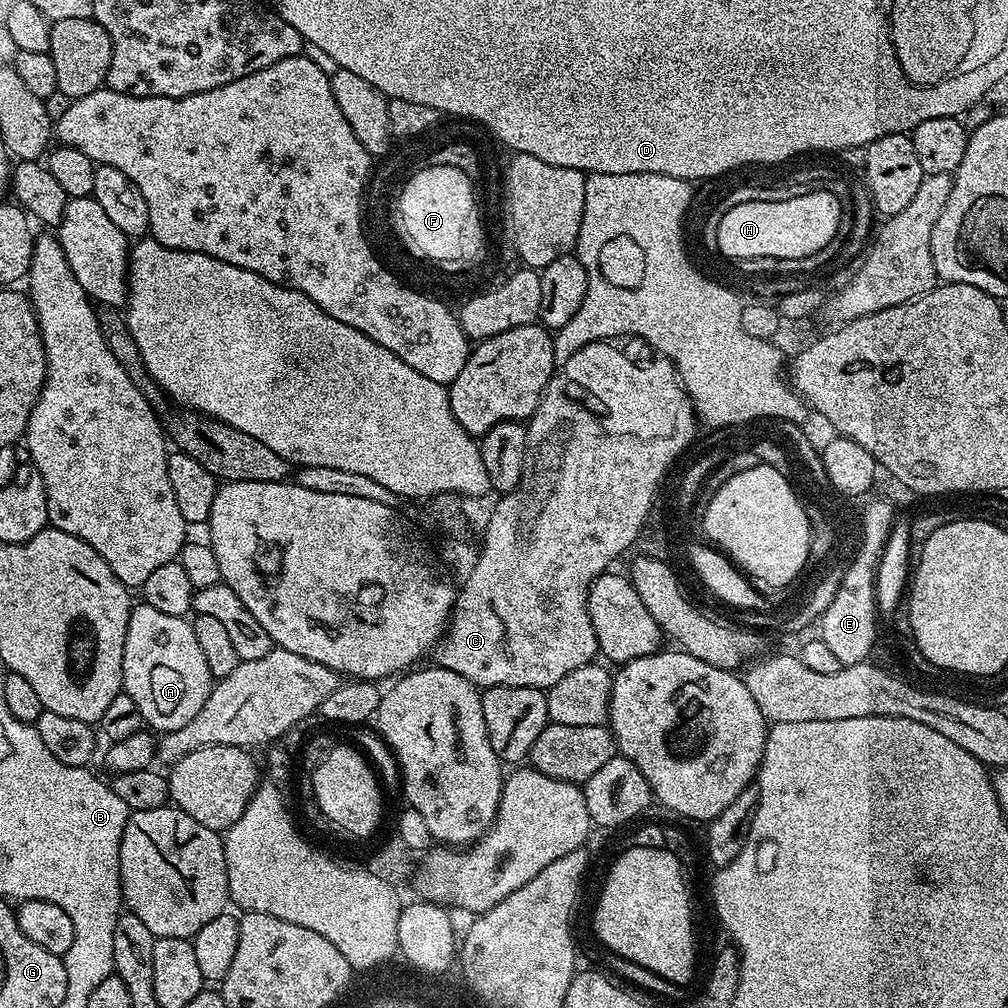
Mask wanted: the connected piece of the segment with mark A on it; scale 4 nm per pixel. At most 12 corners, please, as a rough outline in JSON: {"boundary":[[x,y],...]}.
{"boundary":[[137,603],[122,674],[144,724],[186,726],[214,687],[191,623]]}

